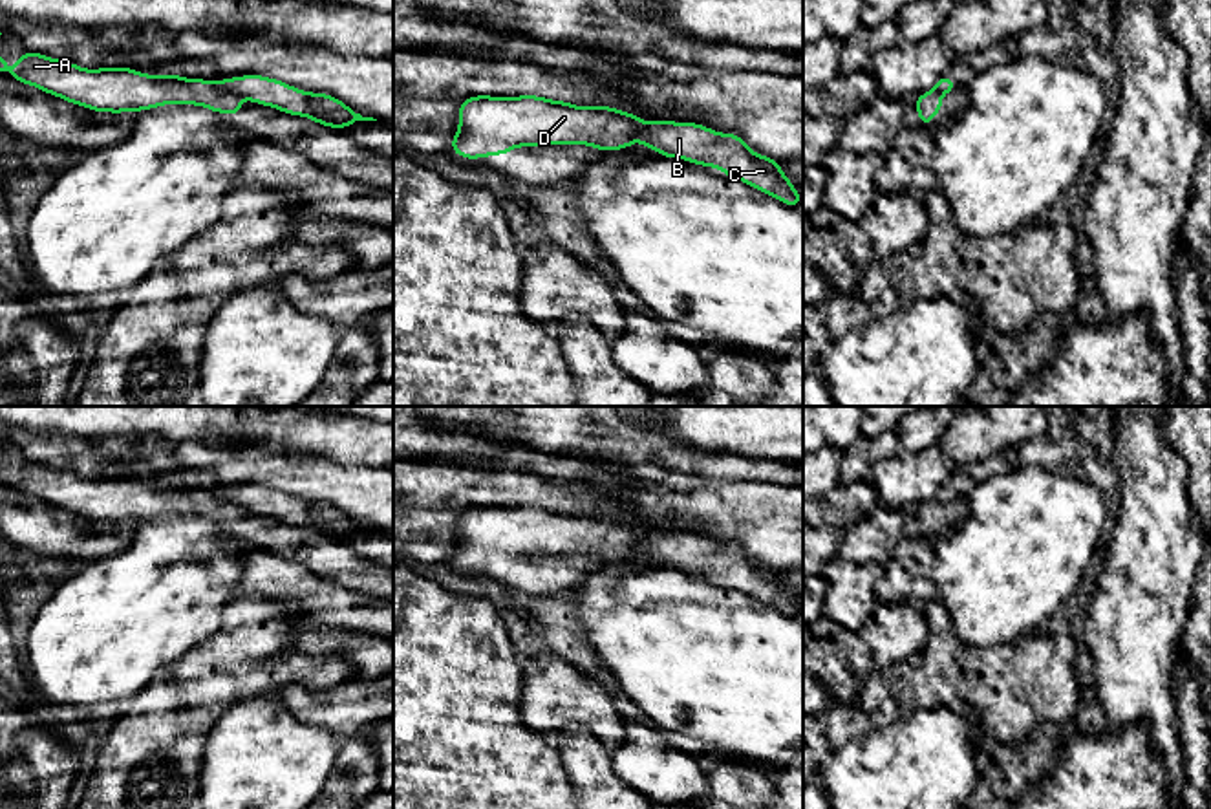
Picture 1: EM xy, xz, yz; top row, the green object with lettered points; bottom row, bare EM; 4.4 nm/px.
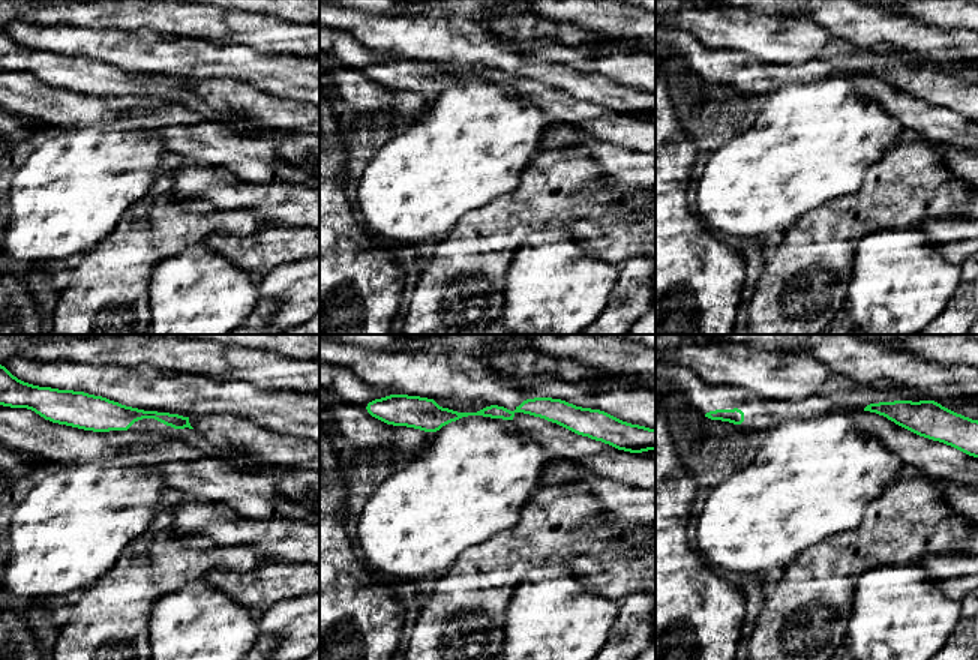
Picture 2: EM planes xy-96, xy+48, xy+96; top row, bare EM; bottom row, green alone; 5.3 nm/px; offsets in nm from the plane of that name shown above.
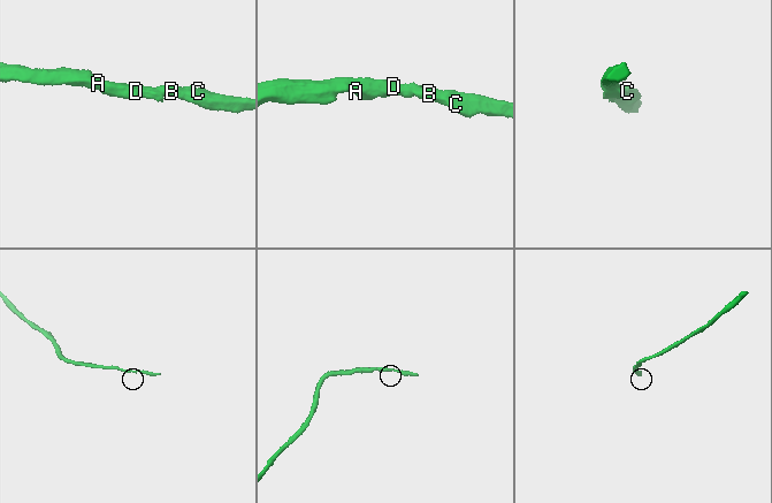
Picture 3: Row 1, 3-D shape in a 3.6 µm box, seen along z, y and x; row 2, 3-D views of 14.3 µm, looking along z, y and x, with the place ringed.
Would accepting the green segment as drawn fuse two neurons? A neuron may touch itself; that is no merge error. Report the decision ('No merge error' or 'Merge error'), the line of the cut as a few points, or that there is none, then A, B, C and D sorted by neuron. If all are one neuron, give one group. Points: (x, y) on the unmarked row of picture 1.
Merge error. Split along xy (216, 493), (235, 506). Groups: A D / B C

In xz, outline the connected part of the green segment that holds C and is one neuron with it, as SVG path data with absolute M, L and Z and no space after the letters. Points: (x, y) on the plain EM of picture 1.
M653 529L633 551L662 567L719 578L726 588L756 597L788 617L801 617L801 606L781 582L779 569L750 560L737 544L721 544L699 533Z

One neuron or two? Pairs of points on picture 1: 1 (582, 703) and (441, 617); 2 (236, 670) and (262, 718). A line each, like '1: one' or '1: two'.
1: two
2: two

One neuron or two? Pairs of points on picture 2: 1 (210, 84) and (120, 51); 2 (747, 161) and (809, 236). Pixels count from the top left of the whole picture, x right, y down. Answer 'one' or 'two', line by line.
1: two
2: two

